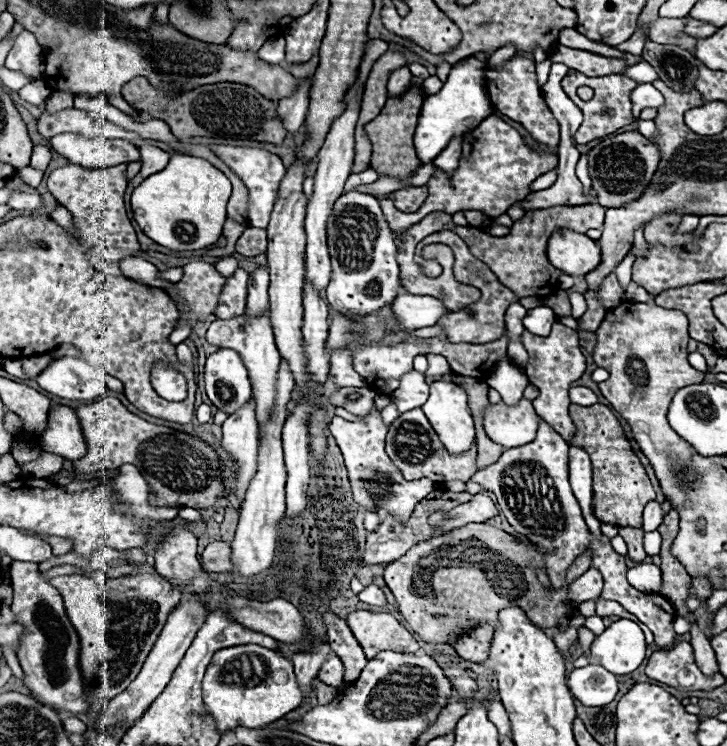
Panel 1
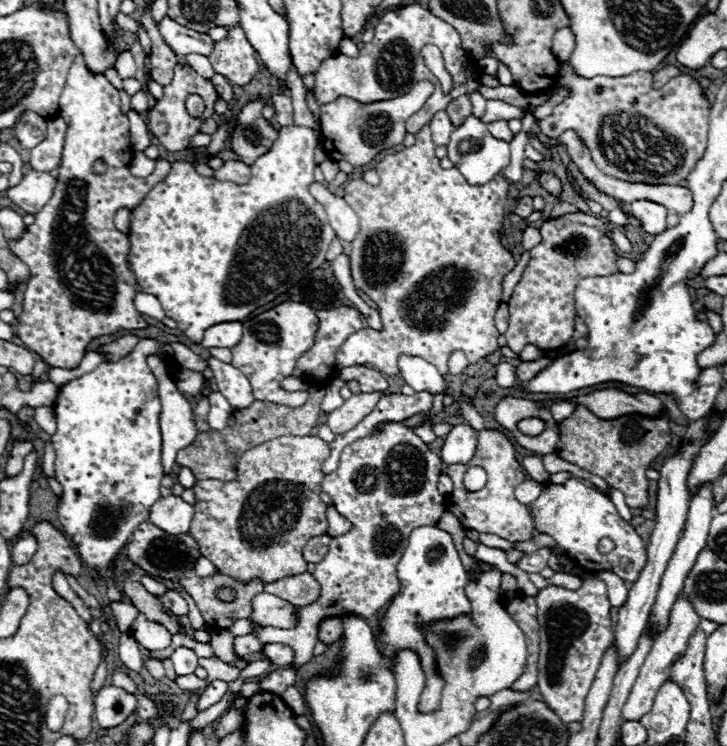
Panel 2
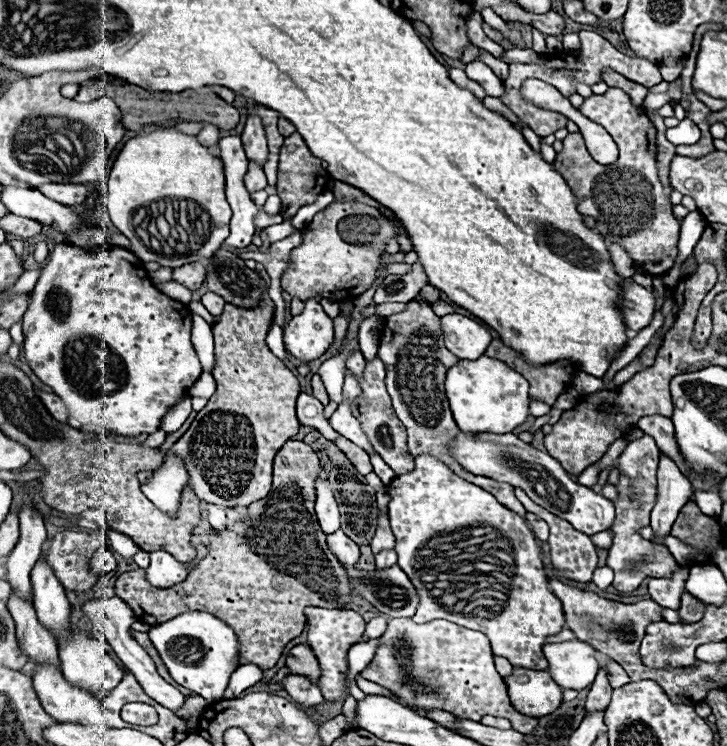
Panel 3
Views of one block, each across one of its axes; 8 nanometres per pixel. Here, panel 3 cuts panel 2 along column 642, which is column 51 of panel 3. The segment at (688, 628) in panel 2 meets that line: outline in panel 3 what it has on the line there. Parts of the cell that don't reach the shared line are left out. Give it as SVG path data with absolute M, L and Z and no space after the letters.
M36 664L34 666L34 690L44 706L44 710L56 718L58 722L72 722L72 724L94 724L102 710L104 710L104 704L86 688L80 688L80 686L74 686L70 684L64 674L54 666L54 664Z

